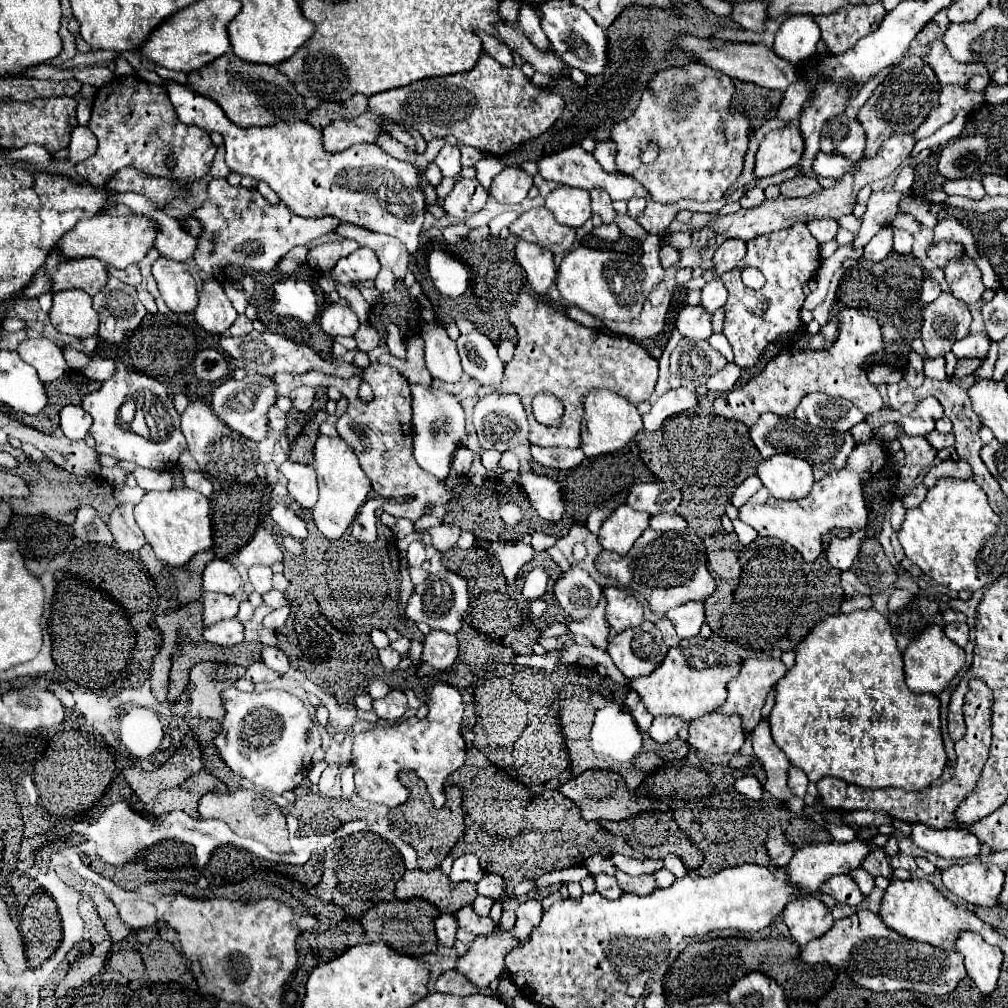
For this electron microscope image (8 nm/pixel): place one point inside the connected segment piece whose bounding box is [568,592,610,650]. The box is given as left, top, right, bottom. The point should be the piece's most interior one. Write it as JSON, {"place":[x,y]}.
{"place":[595,627]}

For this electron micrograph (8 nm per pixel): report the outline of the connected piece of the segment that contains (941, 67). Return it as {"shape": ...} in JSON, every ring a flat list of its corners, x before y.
{"shape":[[936,40,932,44,932,50,928,54,928,64,932,66,932,70,936,72,938,80,940,80,940,86,946,86,946,84,960,84,960,86,966,86,968,84,968,78,972,74,986,74,986,66,984,64,964,64,964,62,956,62,950,54,948,54,948,48,944,46,942,40]]}

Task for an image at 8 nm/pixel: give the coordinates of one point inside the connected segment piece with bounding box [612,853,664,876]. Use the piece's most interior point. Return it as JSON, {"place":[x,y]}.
{"place":[633,867]}

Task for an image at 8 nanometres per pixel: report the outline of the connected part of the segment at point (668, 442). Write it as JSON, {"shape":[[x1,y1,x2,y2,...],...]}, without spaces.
{"shape":[[708,392,704,396,698,396,698,404,678,416,668,418,656,432,648,432,642,430,638,434,638,448,642,454,644,464,652,470,652,474,664,482,674,482,680,490,682,490,682,504,678,506,678,514,684,516,688,520,688,526,694,530,702,530,702,532,718,532,722,530,720,526,720,518,724,516,726,506,730,504,730,496,734,492,734,488,738,484,742,484,748,476,756,474,756,466,764,460,760,456,760,452,756,450,756,446,750,440,748,434,748,426,742,422,734,422,734,420,726,420,718,414,714,414,714,392]]}

